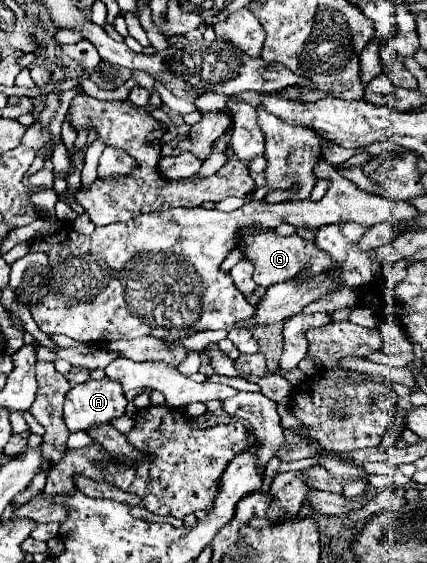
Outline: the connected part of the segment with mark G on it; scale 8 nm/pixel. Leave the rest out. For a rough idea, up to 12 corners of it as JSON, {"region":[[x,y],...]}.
{"region":[[243,236],[257,286],[331,274],[331,258],[301,236]]}

